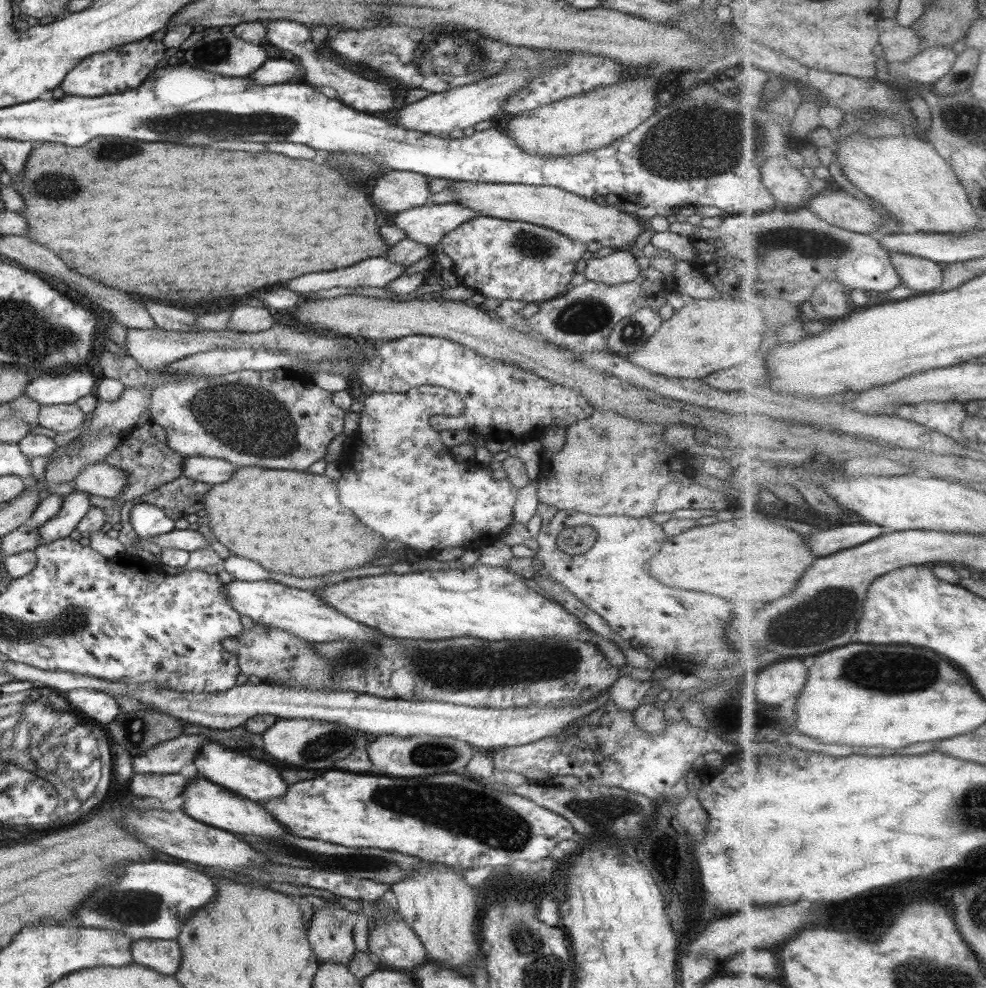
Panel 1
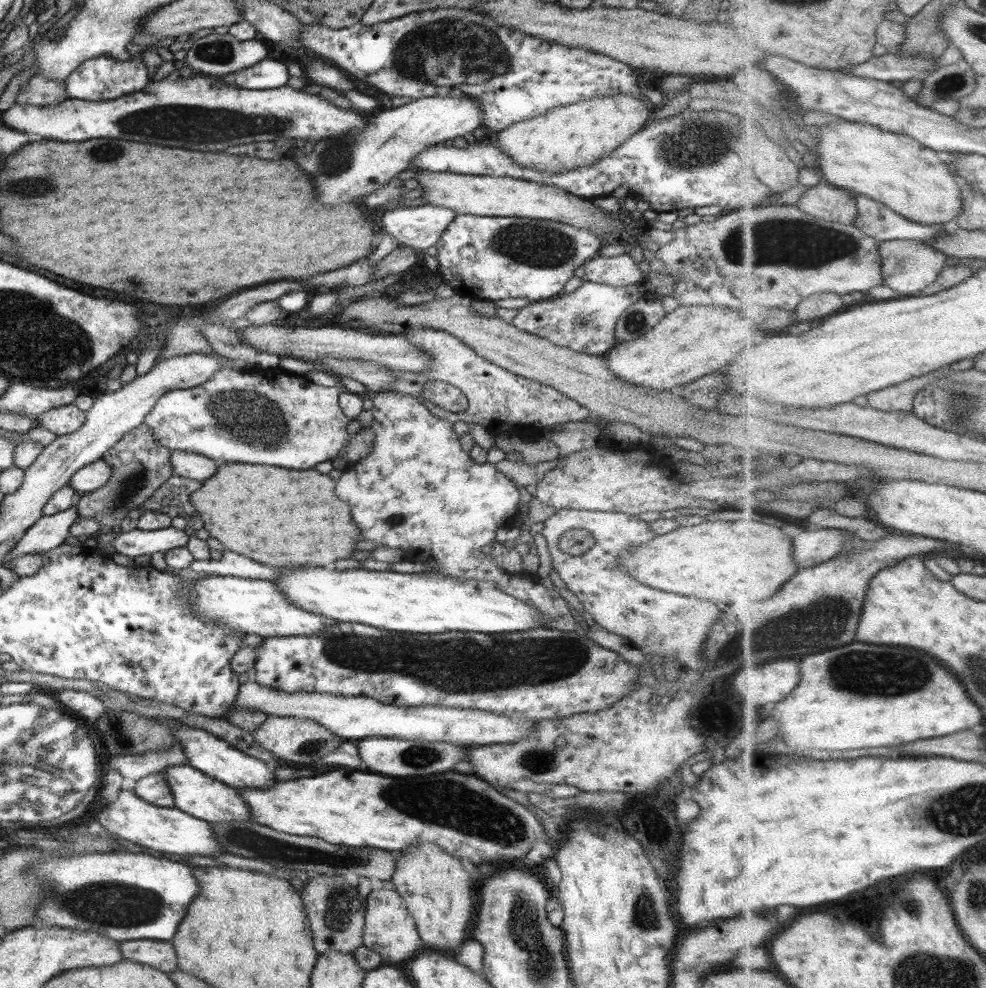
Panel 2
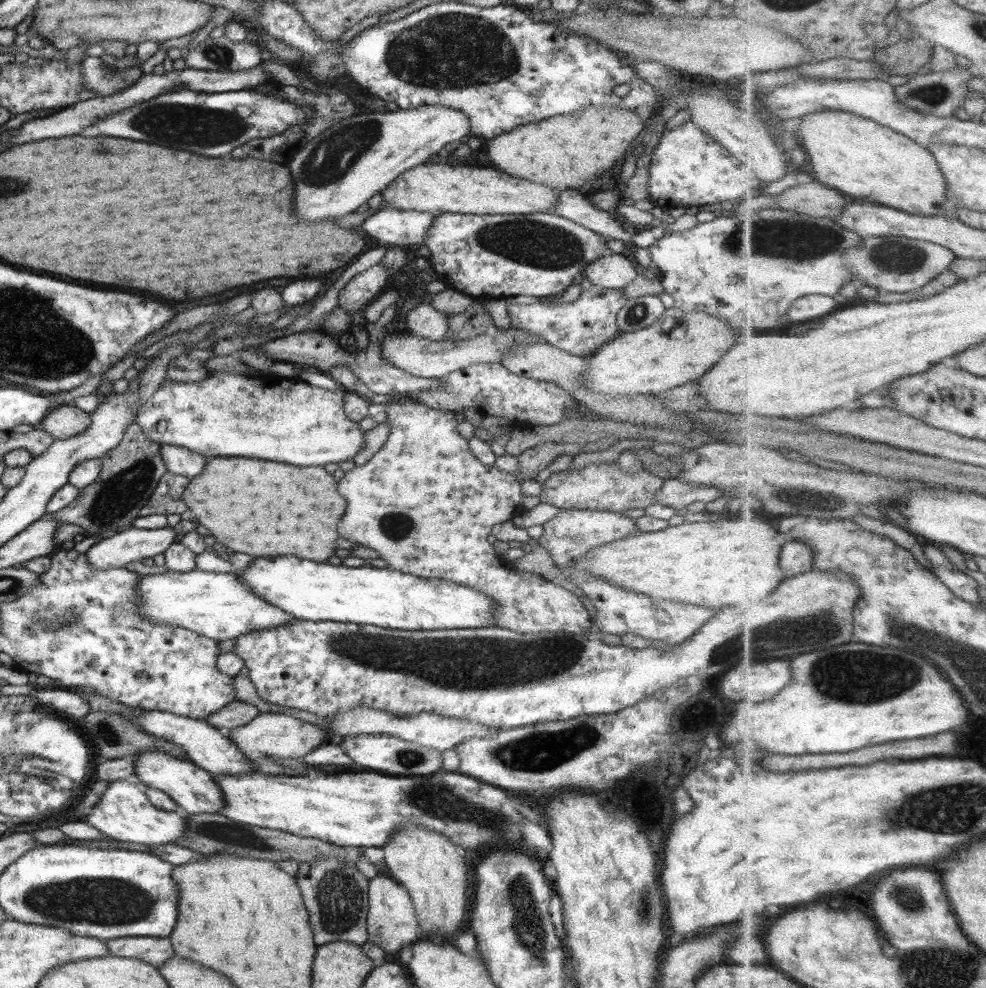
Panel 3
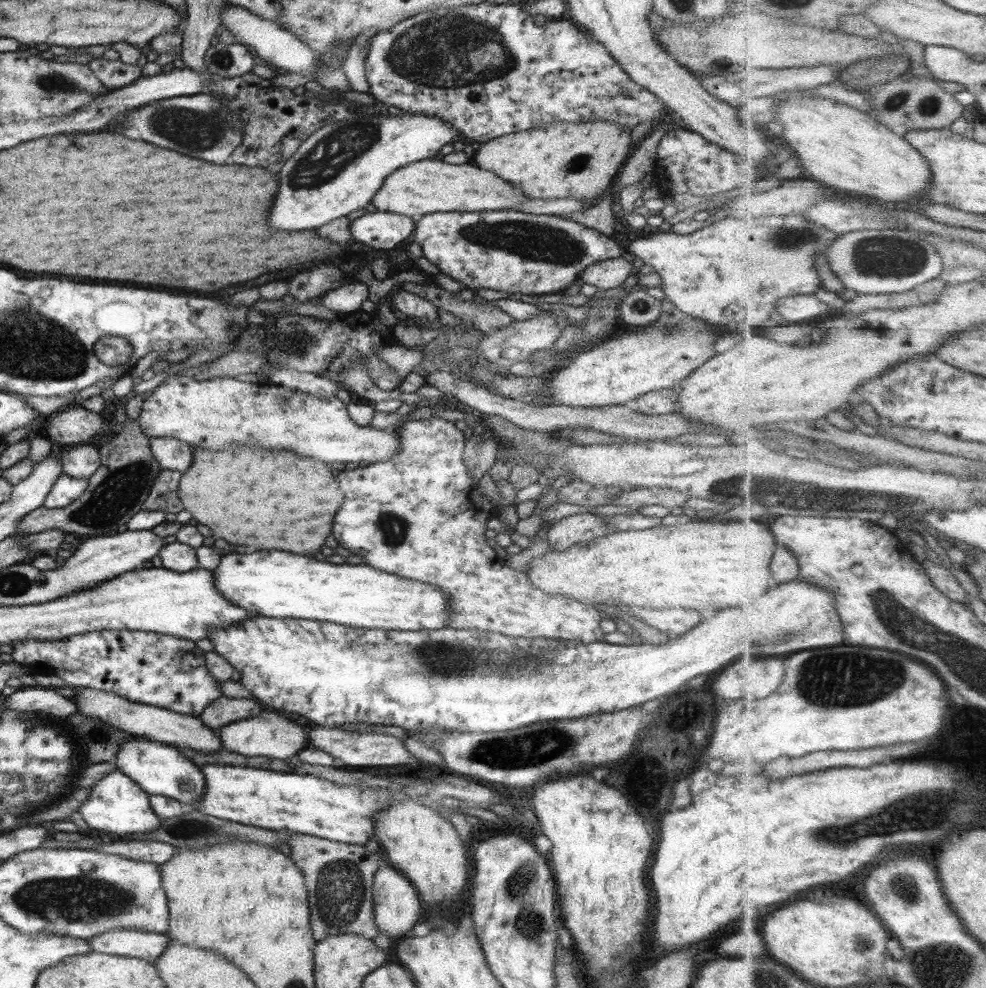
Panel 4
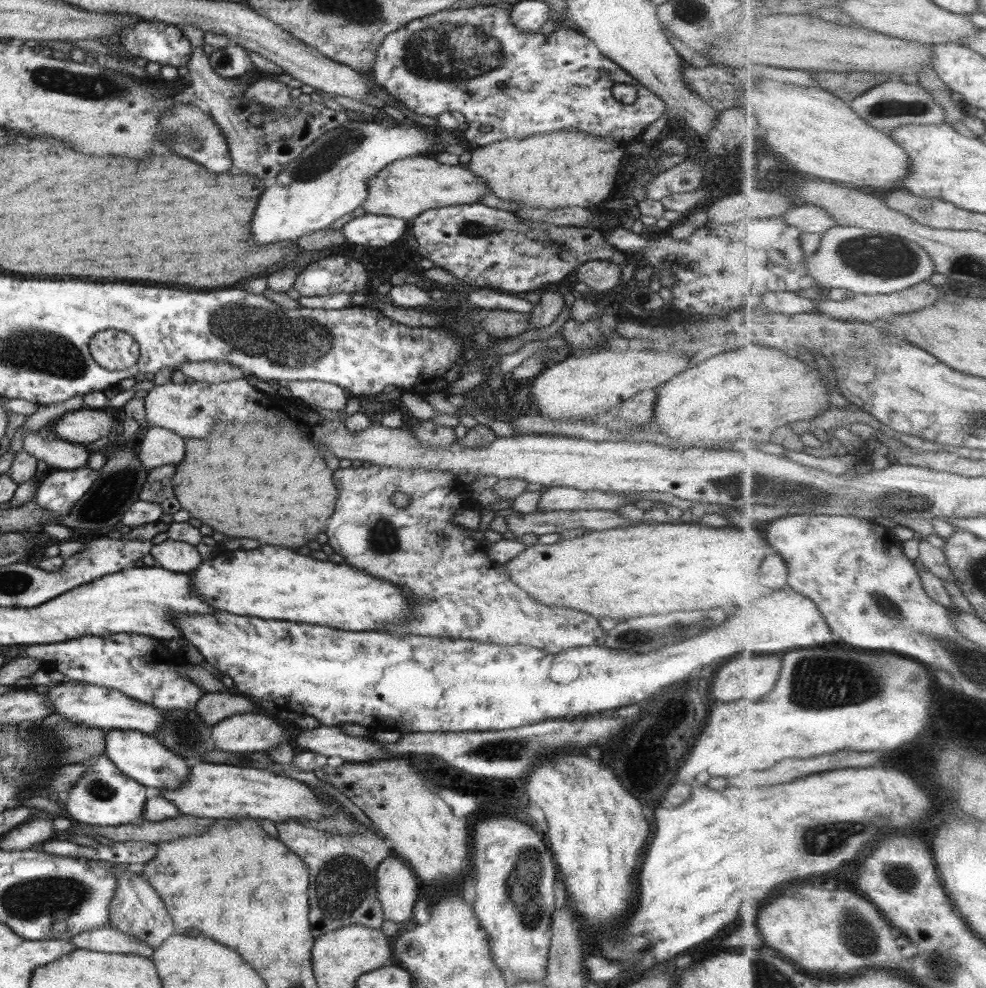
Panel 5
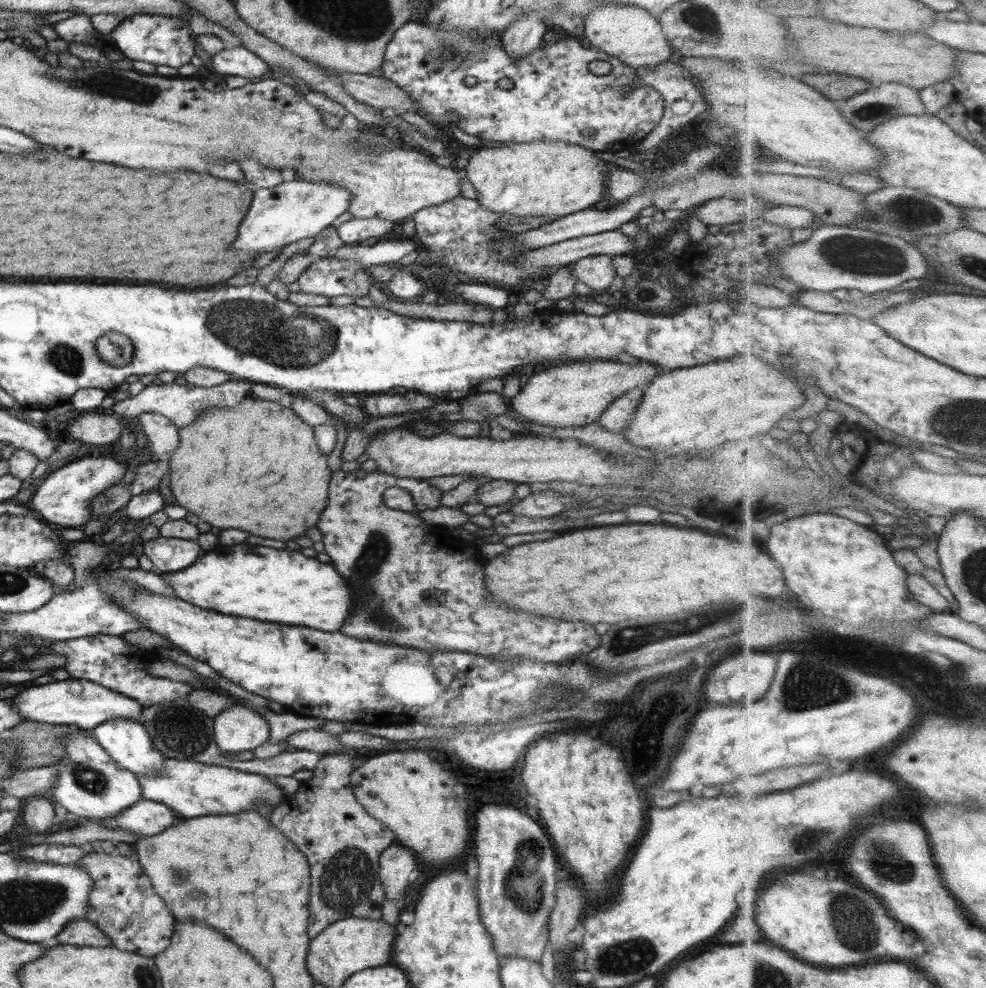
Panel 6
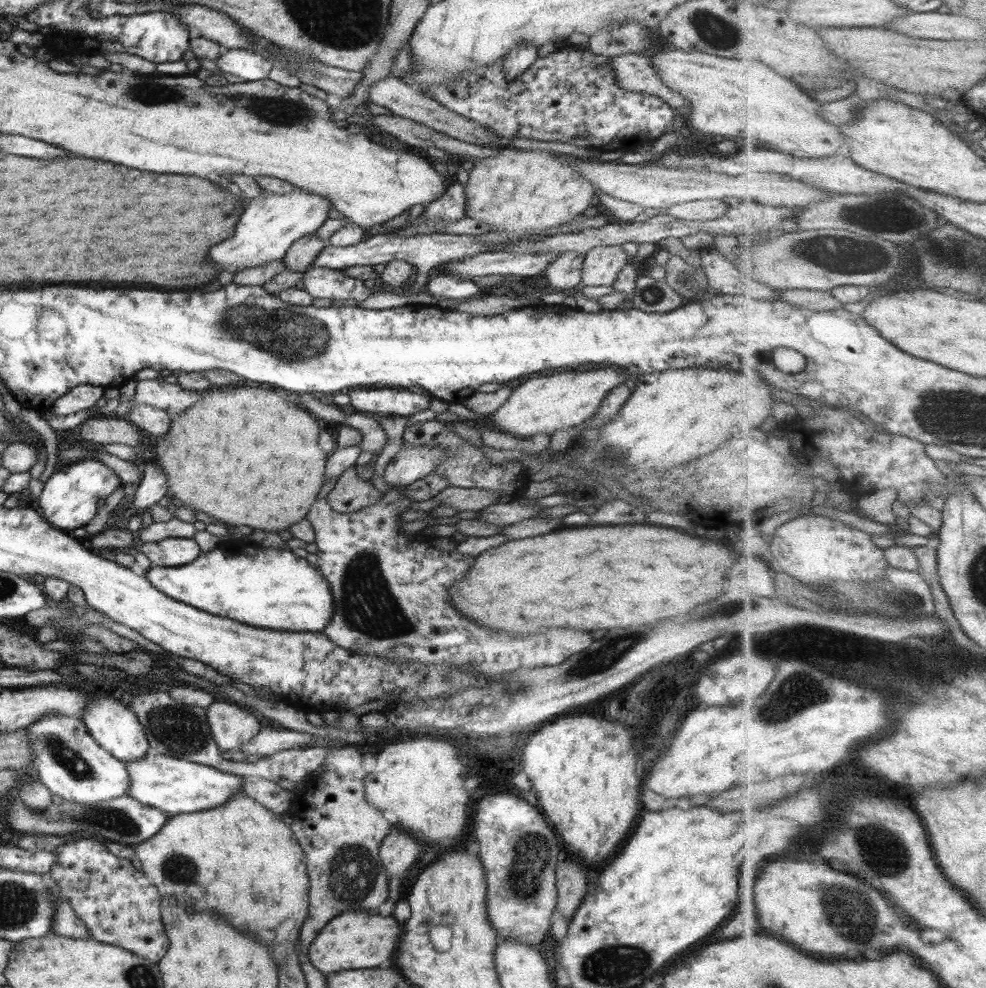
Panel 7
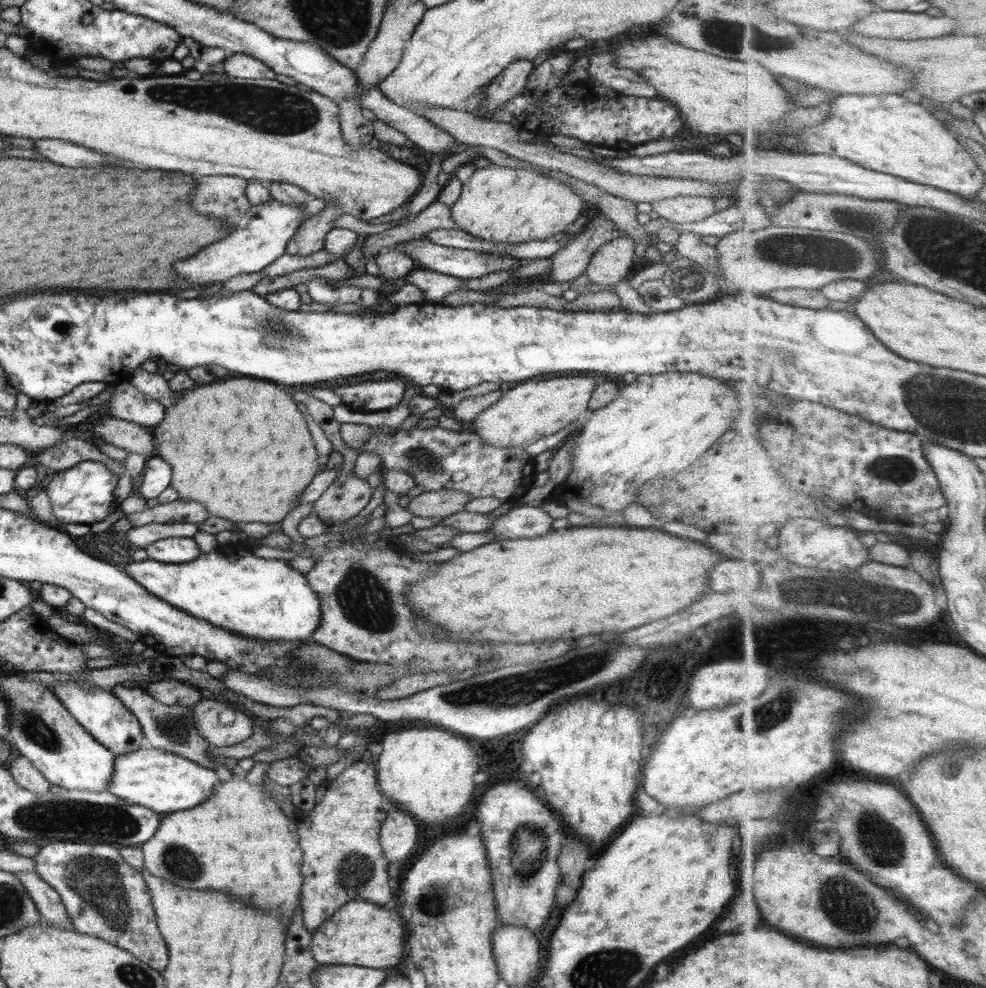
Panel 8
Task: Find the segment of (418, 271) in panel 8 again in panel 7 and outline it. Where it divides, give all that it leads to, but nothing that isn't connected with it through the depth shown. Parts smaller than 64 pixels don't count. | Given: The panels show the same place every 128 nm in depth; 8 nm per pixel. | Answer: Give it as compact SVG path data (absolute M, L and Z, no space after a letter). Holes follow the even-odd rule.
M438 275L430 278L426 284L426 292L435 298L478 298L483 295L474 282L458 278L458 276Z

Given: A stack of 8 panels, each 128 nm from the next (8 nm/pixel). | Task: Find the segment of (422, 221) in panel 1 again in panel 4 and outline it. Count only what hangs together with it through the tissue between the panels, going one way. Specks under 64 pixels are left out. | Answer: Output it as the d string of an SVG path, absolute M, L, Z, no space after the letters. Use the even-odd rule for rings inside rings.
M378 210L365 213L350 224L353 239L380 250L390 250L404 242L412 236L414 228L416 221L412 217Z

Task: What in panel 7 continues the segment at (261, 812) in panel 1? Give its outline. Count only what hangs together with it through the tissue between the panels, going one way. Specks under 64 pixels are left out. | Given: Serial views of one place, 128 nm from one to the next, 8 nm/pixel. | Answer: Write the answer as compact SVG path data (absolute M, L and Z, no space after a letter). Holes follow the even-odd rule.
M110 692L101 695L100 698L92 700L86 706L84 718L85 727L88 729L92 738L96 740L106 752L112 754L122 762L138 762L147 754L148 739L146 738L144 727L138 717L122 702L111 696Z

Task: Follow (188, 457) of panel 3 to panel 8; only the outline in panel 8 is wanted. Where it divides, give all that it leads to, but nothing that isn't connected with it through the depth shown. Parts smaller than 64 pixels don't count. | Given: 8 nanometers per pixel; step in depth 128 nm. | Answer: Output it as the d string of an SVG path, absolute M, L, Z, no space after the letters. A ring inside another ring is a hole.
M120 382L114 385L108 405L112 417L150 429L158 426L166 416L165 407L158 400L152 400L131 382Z

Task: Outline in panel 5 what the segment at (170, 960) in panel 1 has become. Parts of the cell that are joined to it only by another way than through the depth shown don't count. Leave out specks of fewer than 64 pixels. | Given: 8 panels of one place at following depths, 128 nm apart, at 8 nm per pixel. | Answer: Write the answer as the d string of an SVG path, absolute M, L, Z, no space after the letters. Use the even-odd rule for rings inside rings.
M109 925L94 928L94 930L86 930L80 932L72 938L68 938L70 943L74 943L76 948L84 950L92 950L94 952L106 952L110 954L138 954L151 958L154 949L142 941L142 939L134 939L134 937L122 933Z

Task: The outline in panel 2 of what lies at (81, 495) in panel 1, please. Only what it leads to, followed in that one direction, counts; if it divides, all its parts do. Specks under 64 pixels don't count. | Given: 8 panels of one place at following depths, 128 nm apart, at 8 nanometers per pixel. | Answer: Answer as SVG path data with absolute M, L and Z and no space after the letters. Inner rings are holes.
M76 505L57 512L56 515L42 515L30 529L20 536L20 541L5 559L5 564L18 556L34 554L43 556L46 552L57 548L68 536L71 536L70 528L78 519Z

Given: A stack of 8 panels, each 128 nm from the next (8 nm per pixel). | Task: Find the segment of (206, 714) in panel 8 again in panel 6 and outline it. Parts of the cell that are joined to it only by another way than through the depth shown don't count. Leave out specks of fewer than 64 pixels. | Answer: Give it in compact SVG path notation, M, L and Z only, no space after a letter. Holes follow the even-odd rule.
M232 705L214 716L213 734L220 750L225 753L254 751L269 740L270 727L254 709Z

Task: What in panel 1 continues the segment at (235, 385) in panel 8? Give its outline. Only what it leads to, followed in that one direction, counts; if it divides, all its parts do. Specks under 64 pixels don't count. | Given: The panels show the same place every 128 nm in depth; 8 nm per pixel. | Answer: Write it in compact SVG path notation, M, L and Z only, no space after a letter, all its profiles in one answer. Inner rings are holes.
M238 467L238 470L232 474L228 482L224 484L214 484L212 488L204 494L199 507L206 509L209 516L210 529L212 530L212 537L216 541L219 541L226 548L230 550L230 553L235 556L242 556L242 558L248 558L252 562L258 562L262 568L270 570L270 572L278 572L278 574L288 574L288 576L306 576L306 572L310 572L312 576L326 576L330 572L340 572L340 570L352 570L352 568L360 568L360 566L366 566L368 562L372 562L376 556L376 552L384 550L384 544L386 540L372 532L370 528L362 526L352 514L348 514L340 502L338 502L338 488L336 488L336 482L330 479L326 475L319 475L311 473L310 471L296 471L296 470L272 470L268 468L260 467Z

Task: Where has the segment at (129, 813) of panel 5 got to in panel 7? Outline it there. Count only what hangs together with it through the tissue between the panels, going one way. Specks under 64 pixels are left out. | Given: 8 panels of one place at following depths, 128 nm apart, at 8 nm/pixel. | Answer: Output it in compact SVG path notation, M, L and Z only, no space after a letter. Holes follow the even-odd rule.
M52 714L32 722L24 729L34 749L33 771L52 794L88 807L128 795L130 775L126 763L106 752L92 738L83 721L72 716Z

